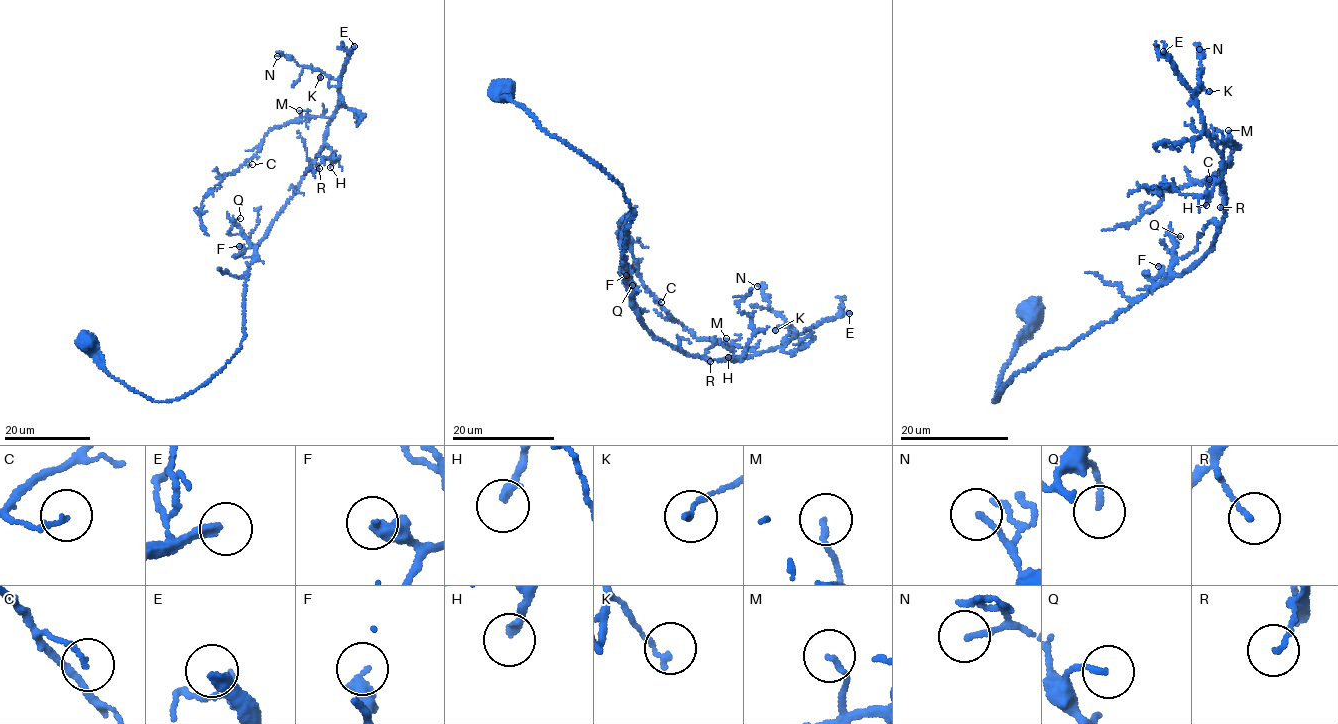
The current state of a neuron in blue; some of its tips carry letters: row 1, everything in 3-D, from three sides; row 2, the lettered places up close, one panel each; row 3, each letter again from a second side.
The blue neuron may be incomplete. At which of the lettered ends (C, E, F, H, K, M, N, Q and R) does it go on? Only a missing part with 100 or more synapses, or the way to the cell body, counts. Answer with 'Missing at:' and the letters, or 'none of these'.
Missing at: E

